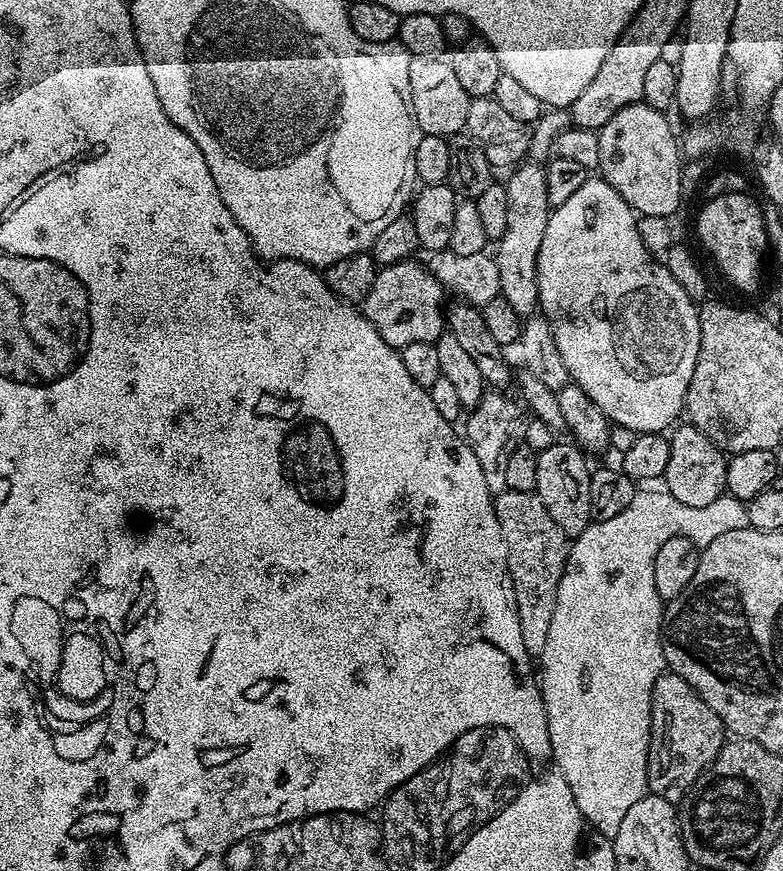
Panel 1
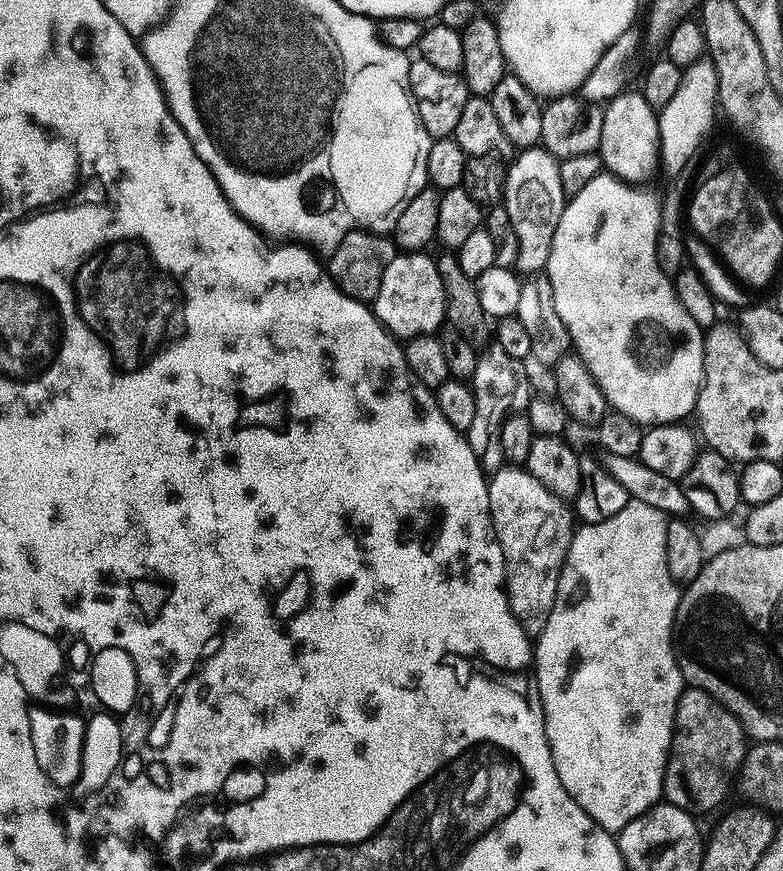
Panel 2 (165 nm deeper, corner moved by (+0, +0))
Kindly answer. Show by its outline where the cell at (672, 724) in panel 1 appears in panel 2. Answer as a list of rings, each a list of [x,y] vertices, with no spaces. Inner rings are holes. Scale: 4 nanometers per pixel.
[[[685,687],[676,707],[676,730],[672,733],[672,750],[664,771],[663,799],[669,804],[699,814],[723,802],[720,791],[728,776],[740,771],[746,751],[746,733],[730,710],[726,710],[706,690]]]

